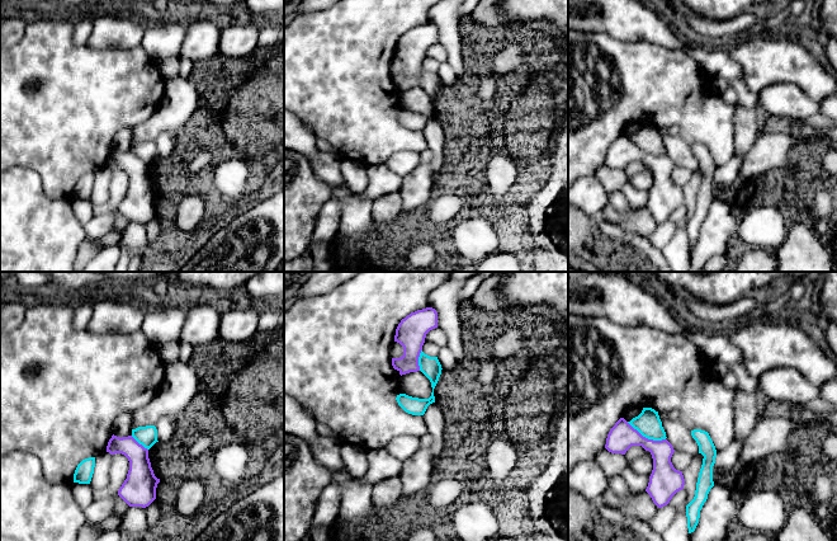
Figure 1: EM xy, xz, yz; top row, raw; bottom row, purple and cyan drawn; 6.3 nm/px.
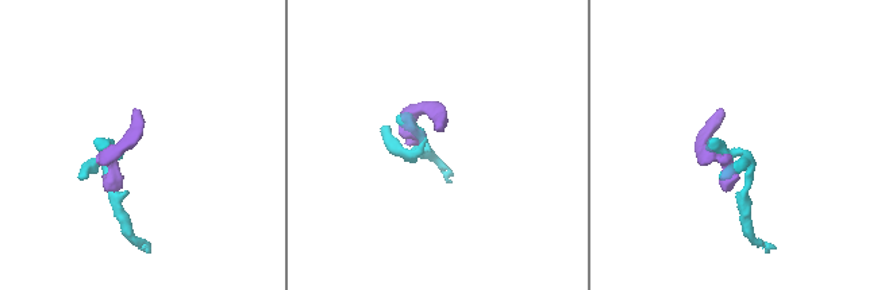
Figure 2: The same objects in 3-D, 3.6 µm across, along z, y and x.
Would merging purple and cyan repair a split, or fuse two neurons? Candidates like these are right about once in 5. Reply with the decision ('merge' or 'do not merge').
do not merge

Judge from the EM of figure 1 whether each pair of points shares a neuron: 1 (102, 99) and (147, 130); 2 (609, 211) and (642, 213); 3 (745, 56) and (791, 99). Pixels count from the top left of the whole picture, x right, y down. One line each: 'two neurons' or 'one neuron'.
1: two neurons
2: one neuron
3: two neurons

